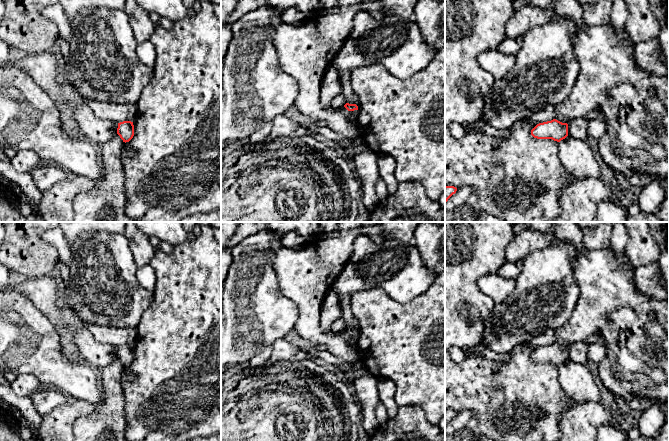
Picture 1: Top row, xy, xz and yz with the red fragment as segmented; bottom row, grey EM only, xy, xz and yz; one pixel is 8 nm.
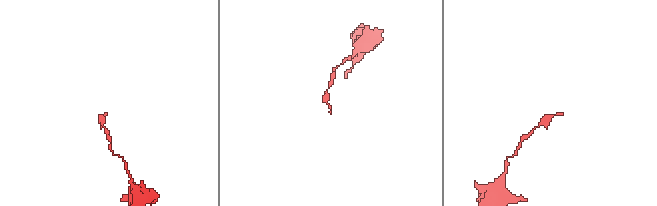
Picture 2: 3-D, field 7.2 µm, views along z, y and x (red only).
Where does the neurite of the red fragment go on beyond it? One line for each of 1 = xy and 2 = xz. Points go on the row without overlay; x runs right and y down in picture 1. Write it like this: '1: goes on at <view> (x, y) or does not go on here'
1: does not go on here
2: does not go on here

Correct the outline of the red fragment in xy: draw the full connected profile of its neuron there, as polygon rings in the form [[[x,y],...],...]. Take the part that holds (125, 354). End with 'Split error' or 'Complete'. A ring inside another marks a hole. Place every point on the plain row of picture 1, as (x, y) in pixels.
[[[123,345],[118,347],[117,358],[123,366],[129,366],[134,360],[134,349],[131,345]]]. Complete

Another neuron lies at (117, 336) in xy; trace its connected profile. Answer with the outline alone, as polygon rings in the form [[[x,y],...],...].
[[[91,323],[83,326],[93,334],[98,342],[113,344],[117,347],[123,345],[134,346],[135,344],[136,328],[101,327]]]

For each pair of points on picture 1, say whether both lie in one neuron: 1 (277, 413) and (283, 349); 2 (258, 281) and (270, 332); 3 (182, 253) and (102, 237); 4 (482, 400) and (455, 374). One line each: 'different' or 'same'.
1: same
2: same
3: different
4: same

